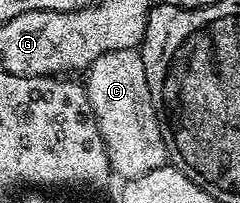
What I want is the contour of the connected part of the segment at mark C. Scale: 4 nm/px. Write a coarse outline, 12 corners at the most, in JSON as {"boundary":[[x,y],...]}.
{"boundary":[[142,54],[86,72],[89,105],[120,180],[168,162]]}

